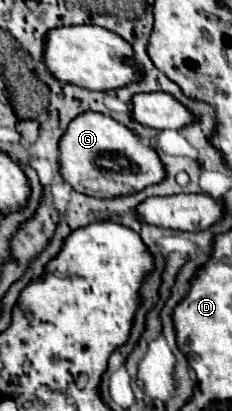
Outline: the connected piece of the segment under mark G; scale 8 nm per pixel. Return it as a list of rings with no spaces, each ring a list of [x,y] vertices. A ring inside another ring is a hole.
[[[84,112],[70,120],[64,136],[60,138],[60,174],[64,182],[70,184],[76,192],[98,198],[104,198],[104,194],[132,194],[144,190],[150,184],[162,182],[166,176],[158,160],[158,154],[150,146],[142,146],[140,138],[132,130],[100,112]],[[100,178],[106,180],[106,184],[122,184],[124,188],[116,190],[108,186],[106,192],[90,188],[90,182]]]

